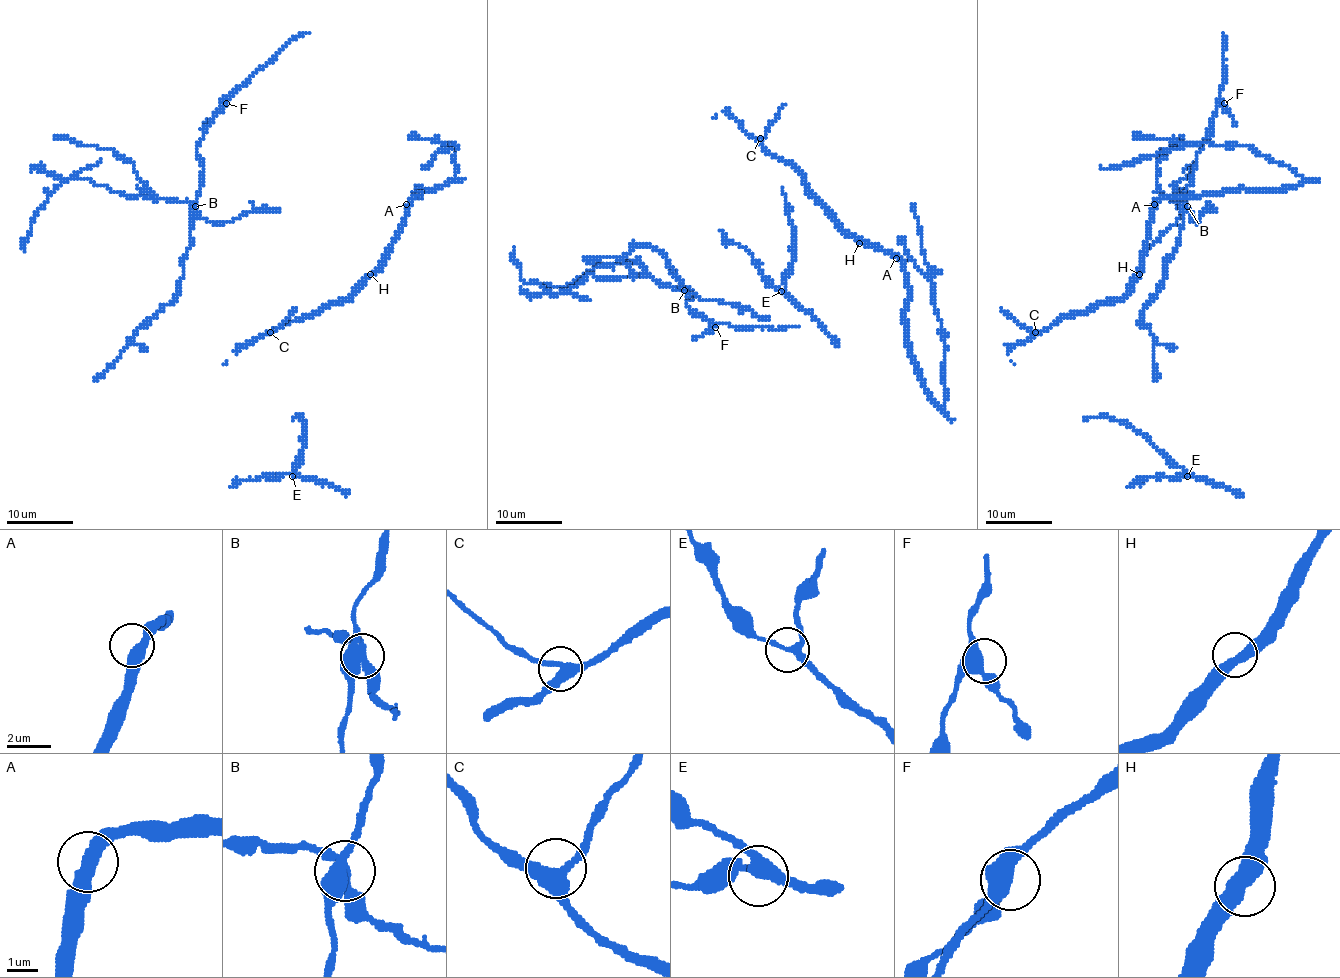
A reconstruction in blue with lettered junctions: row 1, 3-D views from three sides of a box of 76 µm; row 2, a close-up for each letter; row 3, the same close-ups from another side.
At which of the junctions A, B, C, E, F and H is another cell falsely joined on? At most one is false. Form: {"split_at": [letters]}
{"split_at": ["B"]}

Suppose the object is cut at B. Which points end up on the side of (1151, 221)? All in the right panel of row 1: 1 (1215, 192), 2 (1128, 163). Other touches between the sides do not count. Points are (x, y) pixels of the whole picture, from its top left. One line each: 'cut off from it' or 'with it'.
1: with it
2: with it

